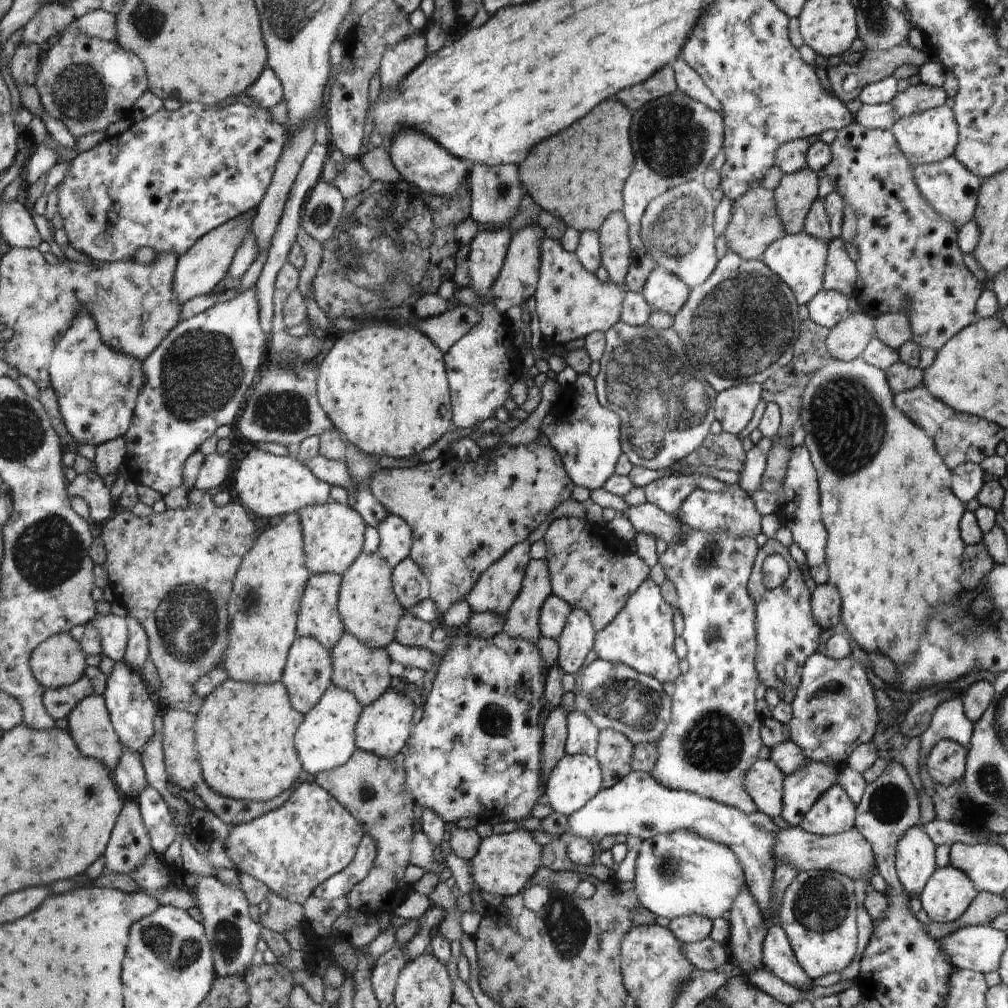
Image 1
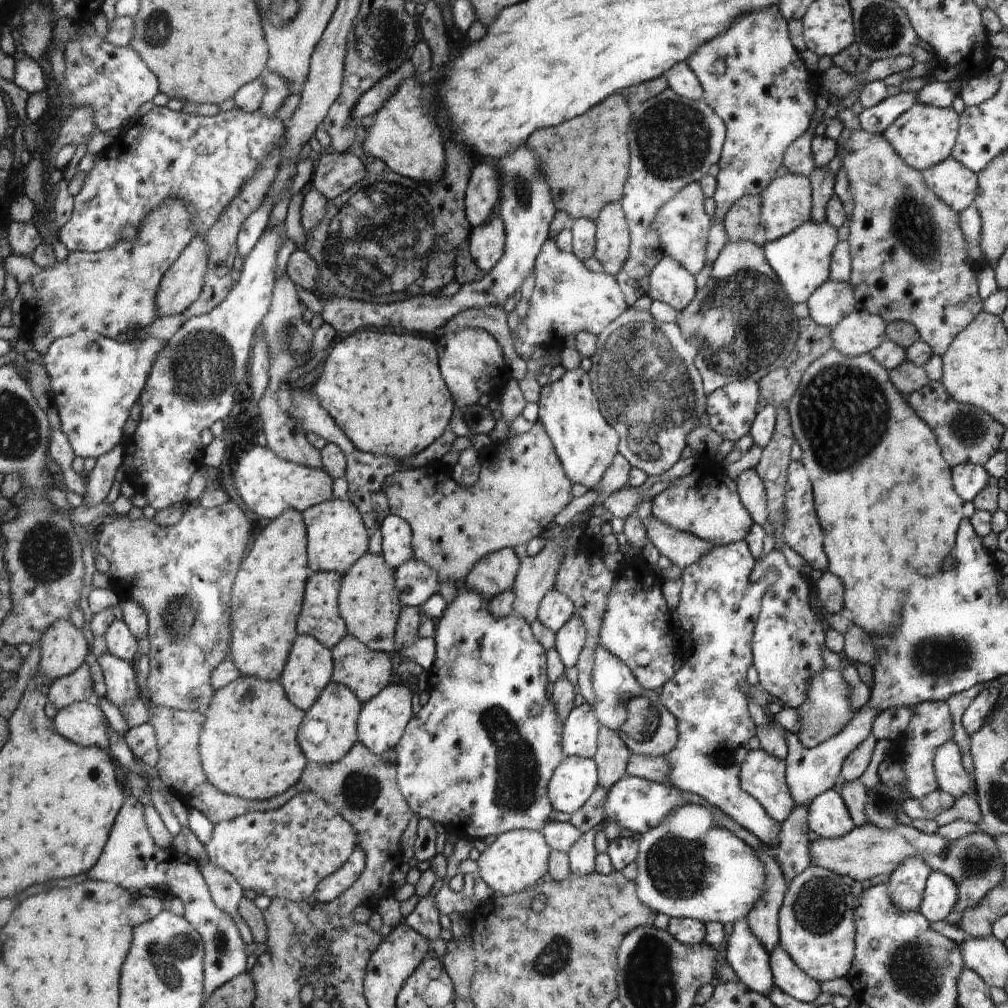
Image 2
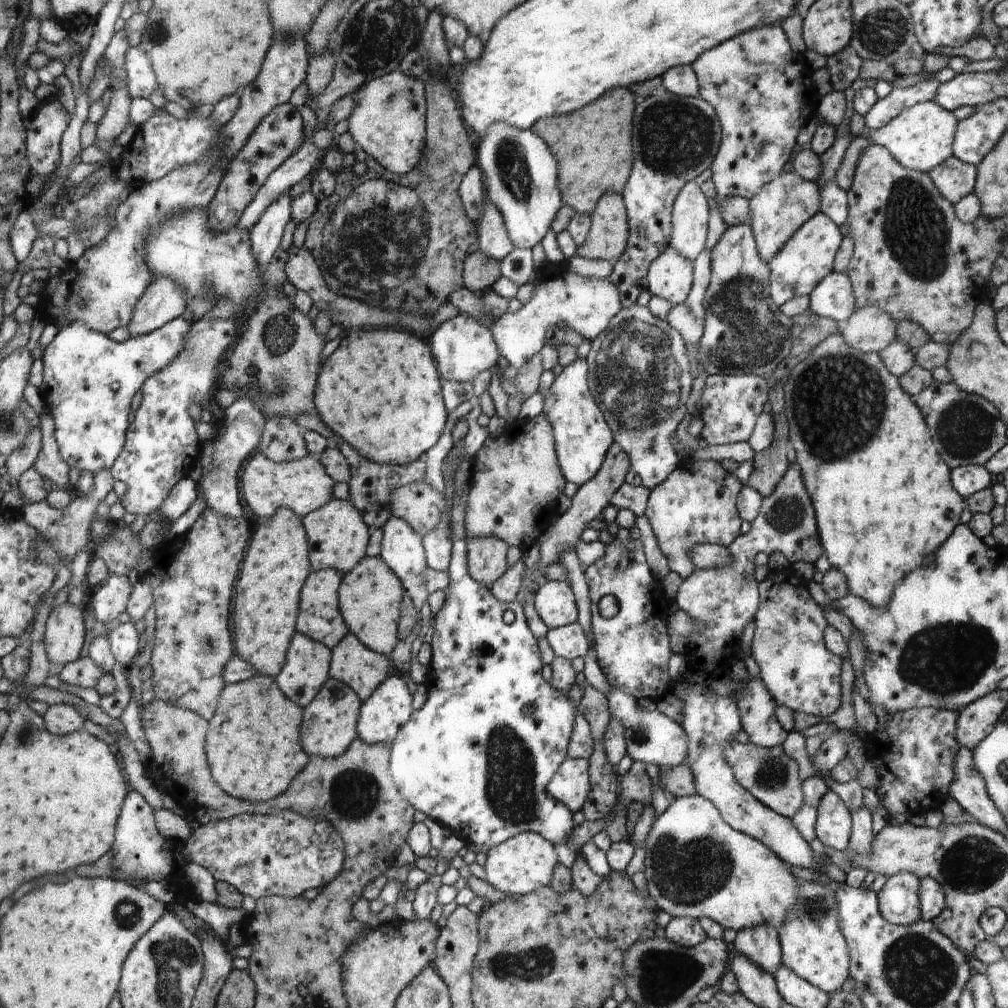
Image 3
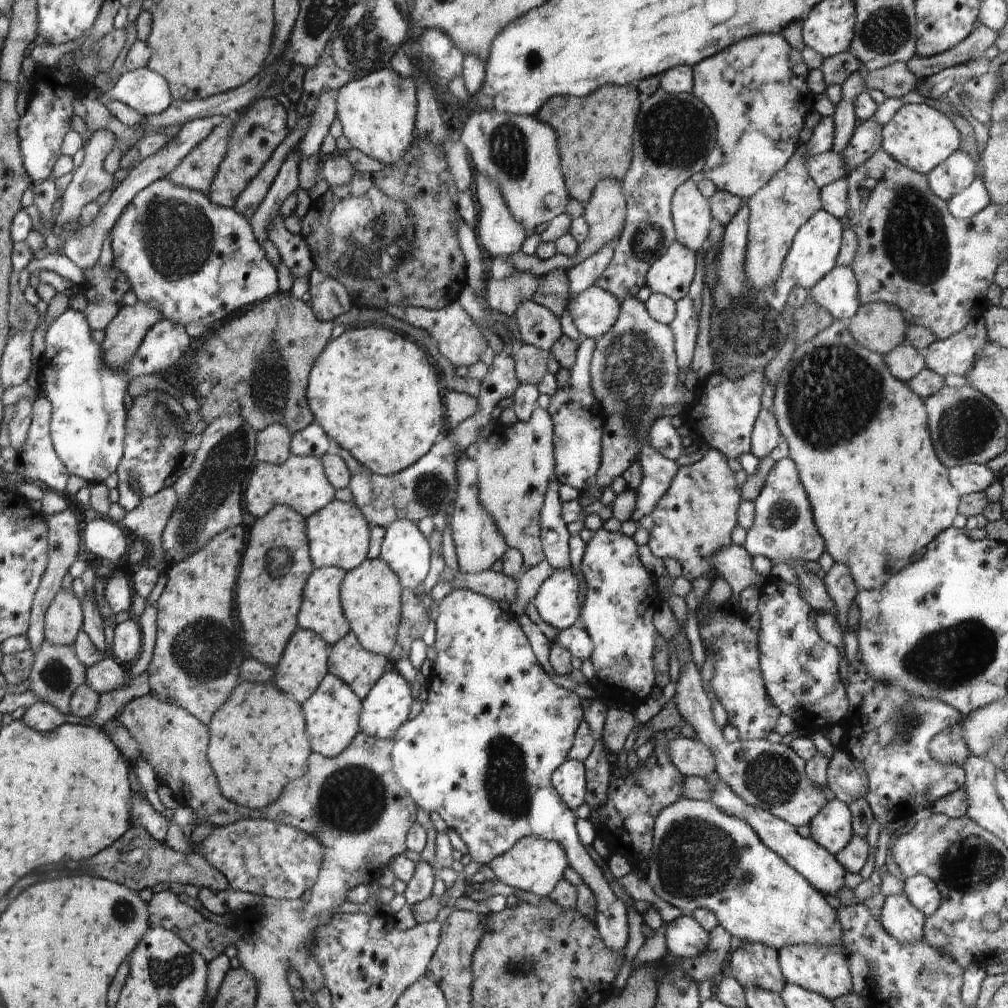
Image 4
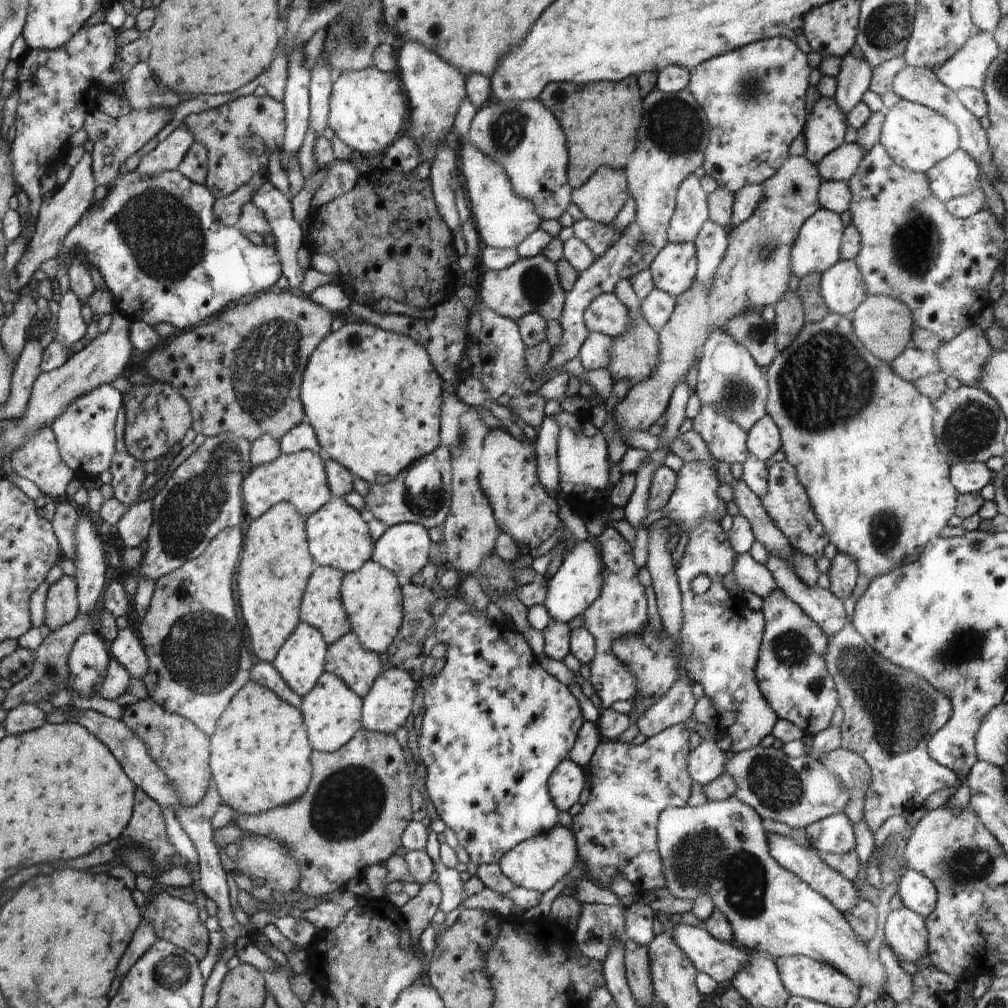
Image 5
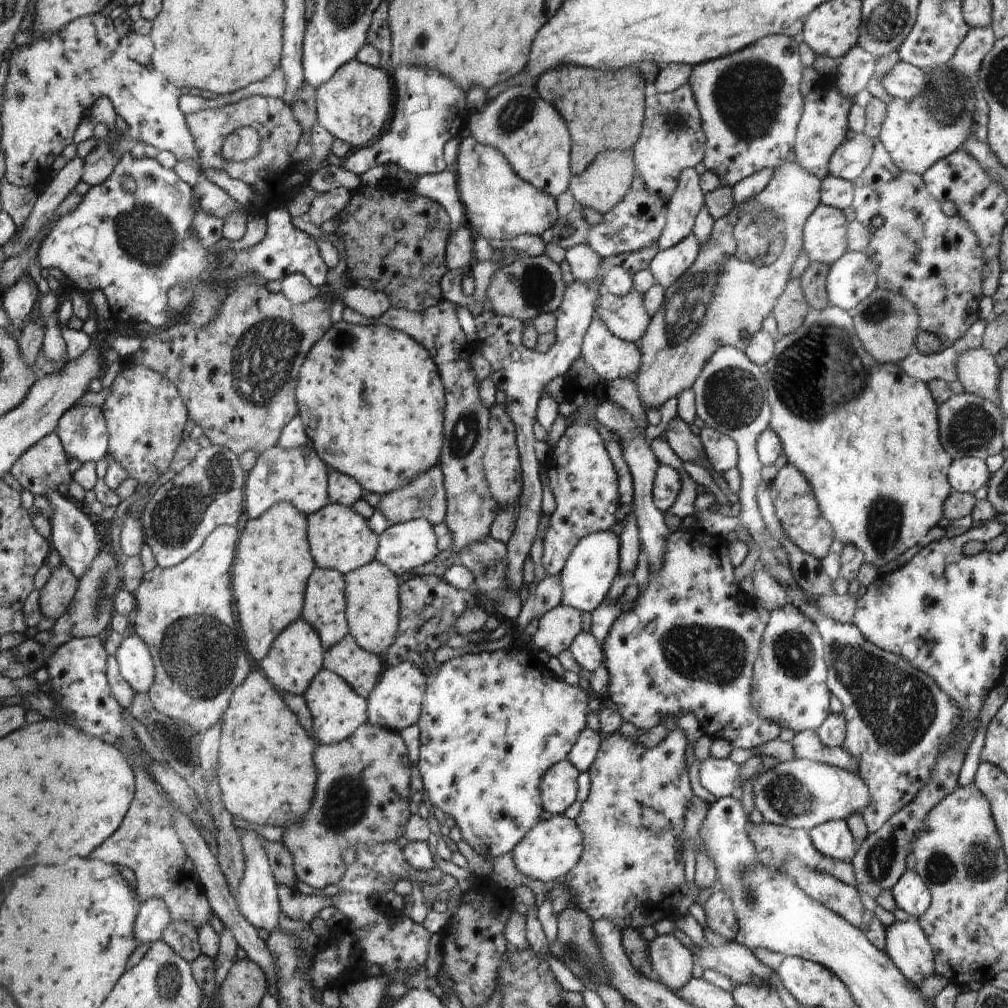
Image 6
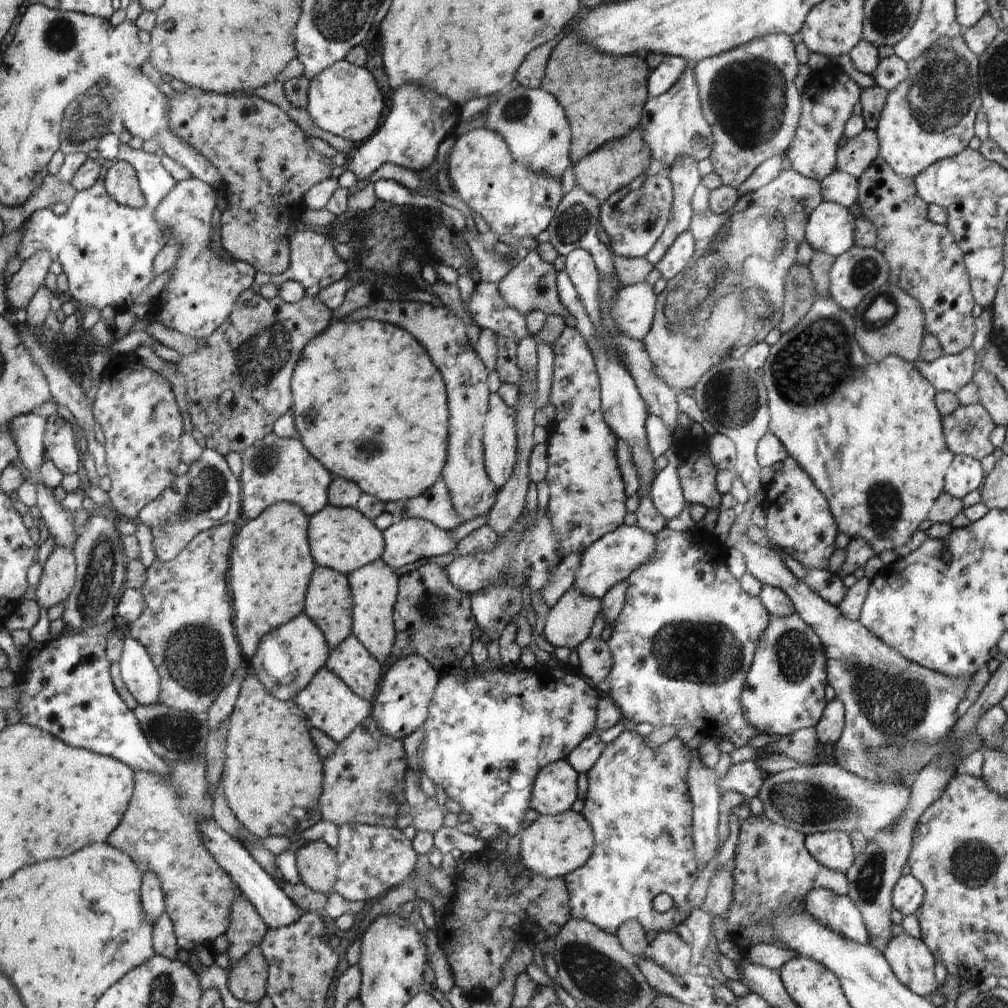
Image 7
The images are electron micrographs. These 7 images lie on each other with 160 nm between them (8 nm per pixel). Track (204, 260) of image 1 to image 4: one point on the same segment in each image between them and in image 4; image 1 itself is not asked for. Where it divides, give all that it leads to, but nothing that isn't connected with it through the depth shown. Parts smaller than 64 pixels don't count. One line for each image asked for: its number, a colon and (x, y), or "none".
2: (181, 285)
3: (164, 301)
4: (124, 336)

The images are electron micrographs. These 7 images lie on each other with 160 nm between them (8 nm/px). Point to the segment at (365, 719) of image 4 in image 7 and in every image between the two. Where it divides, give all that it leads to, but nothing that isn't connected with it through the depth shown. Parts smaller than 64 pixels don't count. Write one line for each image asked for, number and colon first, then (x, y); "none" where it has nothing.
5: (387, 707)
6: (396, 702)
7: (403, 704)

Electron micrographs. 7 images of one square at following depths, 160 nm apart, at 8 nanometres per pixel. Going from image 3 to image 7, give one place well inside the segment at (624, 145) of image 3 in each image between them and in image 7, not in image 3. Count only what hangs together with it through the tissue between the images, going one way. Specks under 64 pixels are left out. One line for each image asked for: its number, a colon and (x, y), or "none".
4: (595, 132)
5: (601, 119)
6: (611, 106)
7: (588, 80)

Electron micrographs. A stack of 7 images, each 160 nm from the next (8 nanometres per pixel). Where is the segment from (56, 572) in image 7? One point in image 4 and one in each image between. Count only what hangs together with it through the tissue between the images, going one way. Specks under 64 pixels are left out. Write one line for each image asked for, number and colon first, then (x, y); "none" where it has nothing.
4: (65, 620)
5: (63, 606)
6: (58, 595)

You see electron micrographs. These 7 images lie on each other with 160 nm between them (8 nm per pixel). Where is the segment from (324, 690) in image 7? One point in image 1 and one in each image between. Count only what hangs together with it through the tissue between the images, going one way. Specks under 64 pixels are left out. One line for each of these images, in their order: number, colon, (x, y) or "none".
1: (327, 741)
2: (330, 732)
3: (331, 720)
4: (333, 710)
5: (334, 712)
6: (337, 711)

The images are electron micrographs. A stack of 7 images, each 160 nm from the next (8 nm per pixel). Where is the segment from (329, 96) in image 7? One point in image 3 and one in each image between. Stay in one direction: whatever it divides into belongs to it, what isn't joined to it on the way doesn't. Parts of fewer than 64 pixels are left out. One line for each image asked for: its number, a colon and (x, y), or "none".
3: (389, 122)
4: (377, 112)
5: (366, 110)
6: (355, 105)

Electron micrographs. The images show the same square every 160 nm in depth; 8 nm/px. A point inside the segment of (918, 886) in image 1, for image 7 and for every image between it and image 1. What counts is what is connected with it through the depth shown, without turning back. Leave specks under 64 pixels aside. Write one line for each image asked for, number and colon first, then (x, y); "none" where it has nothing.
2: (906, 885)
3: (900, 902)
4: (900, 918)
5: (906, 932)
6: (908, 946)
7: (913, 962)

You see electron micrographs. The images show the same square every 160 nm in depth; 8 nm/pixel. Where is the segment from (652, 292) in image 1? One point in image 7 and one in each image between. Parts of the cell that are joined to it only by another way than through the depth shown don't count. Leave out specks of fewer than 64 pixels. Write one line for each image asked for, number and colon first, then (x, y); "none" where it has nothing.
2: (670, 282)
3: (671, 277)
4: (671, 275)
5: (675, 268)
6: (669, 265)
7: (681, 253)

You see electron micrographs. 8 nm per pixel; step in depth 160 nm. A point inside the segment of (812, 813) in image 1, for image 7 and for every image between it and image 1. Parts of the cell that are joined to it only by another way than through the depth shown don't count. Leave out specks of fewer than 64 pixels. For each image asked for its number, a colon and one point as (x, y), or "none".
2: (828, 816)
3: (833, 827)
4: (831, 827)
5: (835, 834)
6: (833, 838)
7: (834, 849)

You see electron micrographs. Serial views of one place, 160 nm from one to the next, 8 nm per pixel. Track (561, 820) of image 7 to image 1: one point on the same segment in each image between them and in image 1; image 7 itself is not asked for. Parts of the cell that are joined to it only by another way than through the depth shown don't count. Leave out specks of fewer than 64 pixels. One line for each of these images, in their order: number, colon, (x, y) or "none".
1: (503, 864)
2: (517, 859)
3: (527, 862)
4: (536, 865)
5: (538, 863)
6: (552, 847)

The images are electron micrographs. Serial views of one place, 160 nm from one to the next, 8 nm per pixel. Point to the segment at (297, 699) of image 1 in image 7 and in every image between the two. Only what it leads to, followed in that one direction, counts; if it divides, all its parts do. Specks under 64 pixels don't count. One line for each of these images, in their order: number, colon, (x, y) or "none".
2: (309, 669)
3: (305, 671)
4: (302, 667)
5: (301, 660)
6: (295, 657)
7: (287, 658)

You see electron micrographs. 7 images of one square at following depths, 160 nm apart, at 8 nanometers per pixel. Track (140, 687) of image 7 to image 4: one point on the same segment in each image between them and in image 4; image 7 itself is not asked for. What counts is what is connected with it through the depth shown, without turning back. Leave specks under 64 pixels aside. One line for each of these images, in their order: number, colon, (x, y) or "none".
4: (128, 641)
5: (126, 648)
6: (136, 664)

